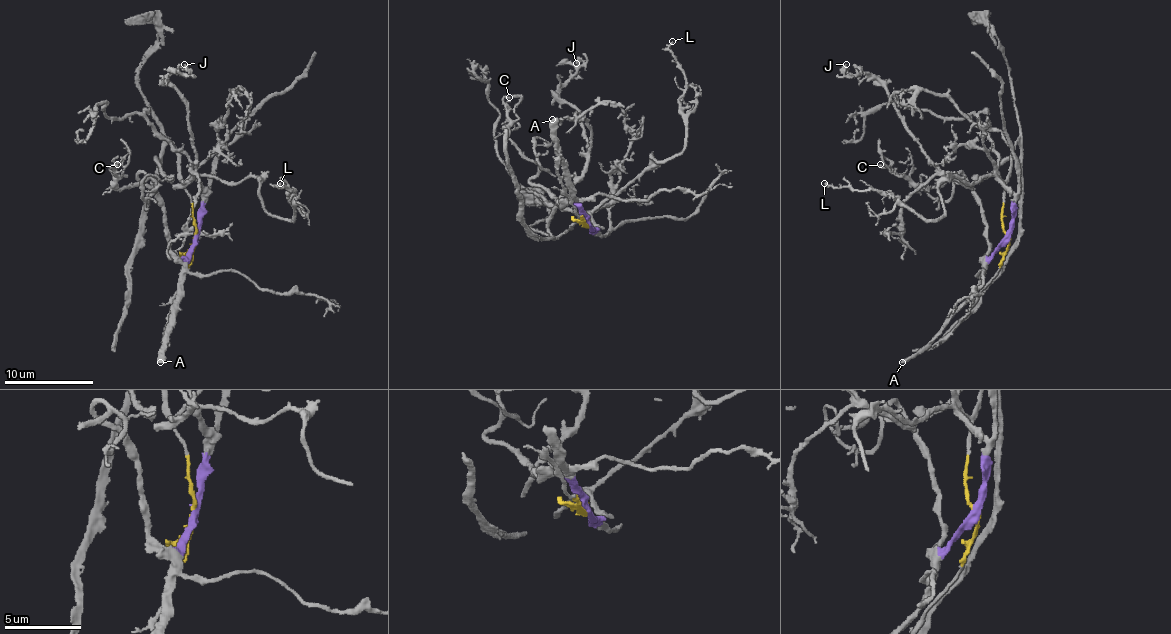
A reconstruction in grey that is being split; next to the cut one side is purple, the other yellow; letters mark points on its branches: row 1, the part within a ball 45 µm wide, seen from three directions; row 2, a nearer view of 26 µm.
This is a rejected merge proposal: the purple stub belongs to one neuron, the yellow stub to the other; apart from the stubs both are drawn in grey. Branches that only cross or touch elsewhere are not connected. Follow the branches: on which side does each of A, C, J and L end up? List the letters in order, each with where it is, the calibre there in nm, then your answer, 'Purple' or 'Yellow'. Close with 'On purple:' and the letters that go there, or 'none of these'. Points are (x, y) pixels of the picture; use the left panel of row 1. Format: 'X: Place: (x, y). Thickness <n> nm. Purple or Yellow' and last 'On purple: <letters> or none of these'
A: Place: (160, 362). Thickness 440 nm. Purple
C: Place: (117, 164). Thickness 190 nm. Purple
J: Place: (184, 64). Thickness 280 nm. Yellow
L: Place: (280, 183). Thickness 130 nm. Purple
On purple: A, C, L

